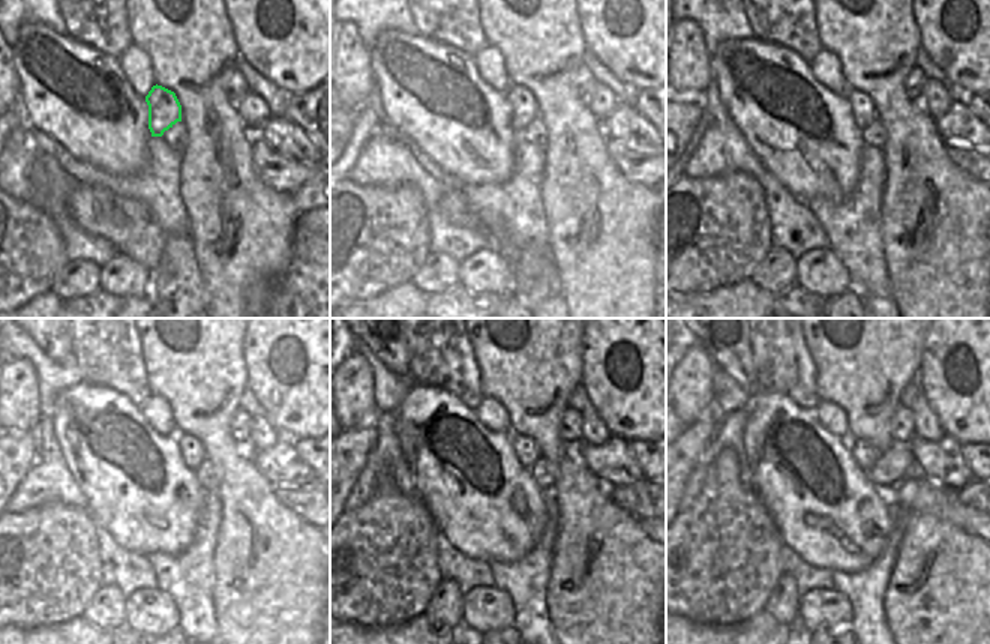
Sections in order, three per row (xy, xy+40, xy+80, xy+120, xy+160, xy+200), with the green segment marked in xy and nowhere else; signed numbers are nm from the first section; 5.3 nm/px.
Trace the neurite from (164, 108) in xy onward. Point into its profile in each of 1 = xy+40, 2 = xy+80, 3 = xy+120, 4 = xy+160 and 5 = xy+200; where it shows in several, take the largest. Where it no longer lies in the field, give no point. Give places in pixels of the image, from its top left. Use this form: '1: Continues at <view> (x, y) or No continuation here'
1: Continues at xy+40 (525, 108)
2: Continues at xy+80 (861, 105)
3: Continues at xy+120 (192, 452)
4: Continues at xy+160 (527, 452)
5: Continues at xy+200 (864, 454).

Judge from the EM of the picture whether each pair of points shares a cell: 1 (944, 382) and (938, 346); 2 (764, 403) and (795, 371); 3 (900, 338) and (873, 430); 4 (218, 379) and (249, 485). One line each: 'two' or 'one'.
1: one
2: two
3: one
4: one

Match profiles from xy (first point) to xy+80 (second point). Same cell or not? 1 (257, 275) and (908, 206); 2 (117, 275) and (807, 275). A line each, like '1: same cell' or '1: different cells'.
1: same cell
2: same cell

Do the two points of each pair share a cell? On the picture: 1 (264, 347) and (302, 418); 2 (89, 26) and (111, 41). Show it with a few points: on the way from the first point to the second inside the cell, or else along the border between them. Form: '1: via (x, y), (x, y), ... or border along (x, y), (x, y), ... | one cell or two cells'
1: via (266, 365), (272, 376), (296, 400) | one cell
2: via (95, 26), (105, 35) | one cell

